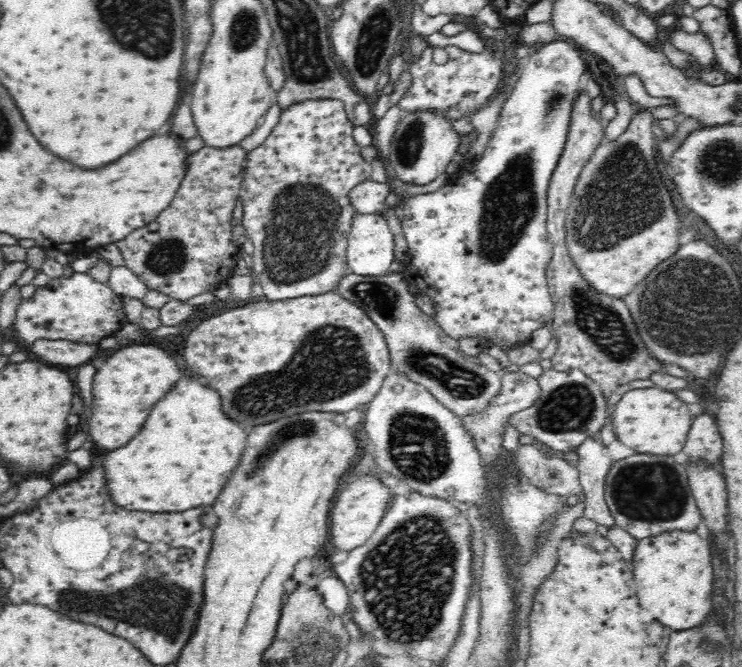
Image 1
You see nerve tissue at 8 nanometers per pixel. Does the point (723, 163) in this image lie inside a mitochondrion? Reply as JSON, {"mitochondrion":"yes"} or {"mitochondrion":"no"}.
{"mitochondrion":"yes"}

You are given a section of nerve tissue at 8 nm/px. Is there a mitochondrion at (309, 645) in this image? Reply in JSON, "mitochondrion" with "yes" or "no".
{"mitochondrion":"yes"}

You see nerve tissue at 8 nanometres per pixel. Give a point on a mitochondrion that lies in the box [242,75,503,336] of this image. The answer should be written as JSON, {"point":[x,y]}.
{"point":[299,239]}

